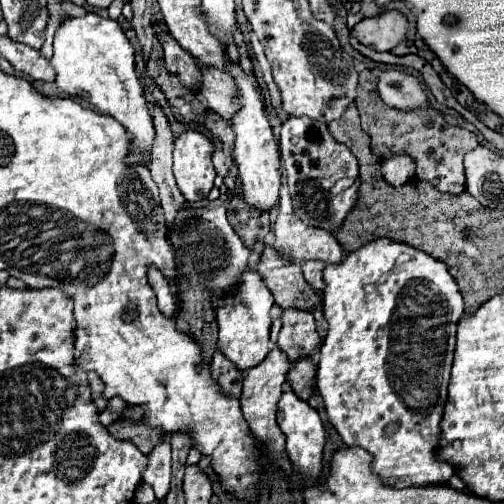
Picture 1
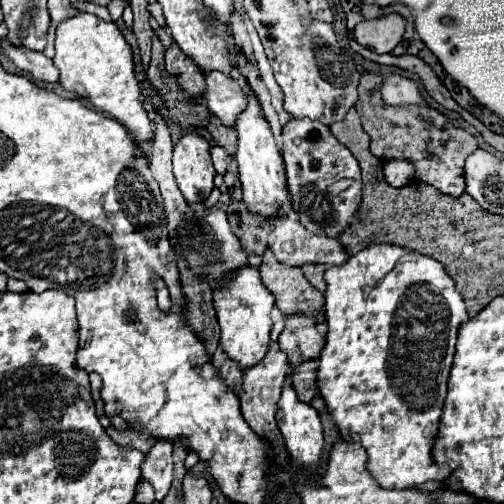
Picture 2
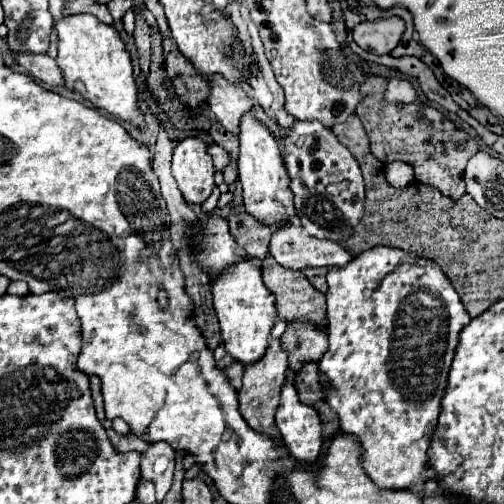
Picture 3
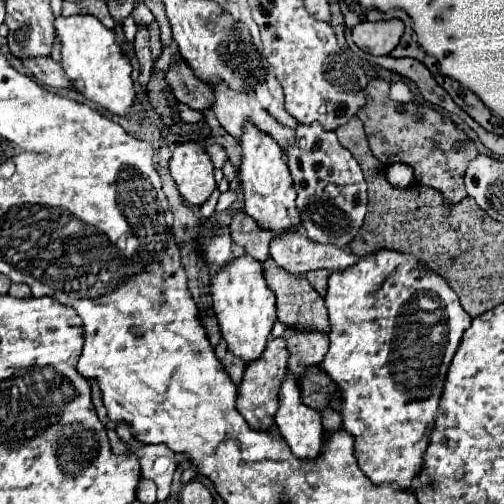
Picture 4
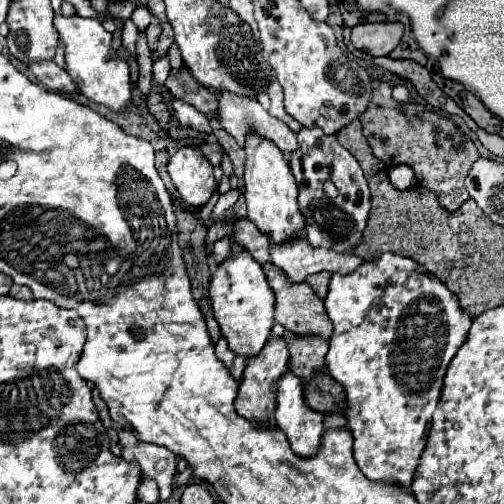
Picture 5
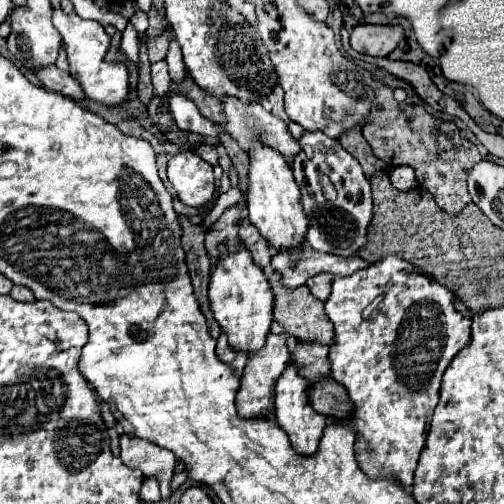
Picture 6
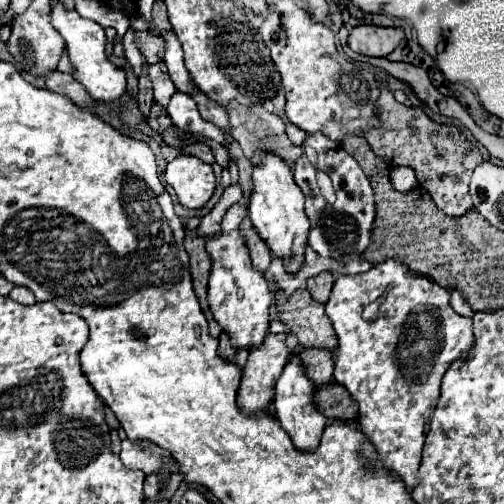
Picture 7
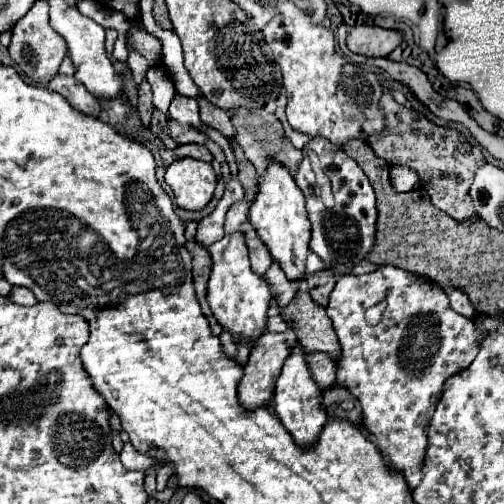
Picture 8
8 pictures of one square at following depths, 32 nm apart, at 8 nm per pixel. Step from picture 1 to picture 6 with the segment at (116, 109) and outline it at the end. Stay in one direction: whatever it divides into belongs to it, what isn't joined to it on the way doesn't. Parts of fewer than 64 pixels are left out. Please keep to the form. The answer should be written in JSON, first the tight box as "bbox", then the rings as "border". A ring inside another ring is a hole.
{"bbox":[52,8,128,106],"border":[[[54,8],[52,24],[64,40],[64,48],[70,62],[70,74],[74,80],[80,82],[86,96],[106,106],[120,106],[128,96],[128,70],[124,64],[106,60],[110,36],[104,32],[102,24],[98,24],[96,20],[84,20],[76,12],[64,14],[62,8]]]}

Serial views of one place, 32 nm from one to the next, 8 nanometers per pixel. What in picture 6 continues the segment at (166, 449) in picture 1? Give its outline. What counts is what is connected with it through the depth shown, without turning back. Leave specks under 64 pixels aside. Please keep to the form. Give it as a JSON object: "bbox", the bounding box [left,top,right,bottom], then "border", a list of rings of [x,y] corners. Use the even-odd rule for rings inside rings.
{"bbox":[120,434,176,498],"border":[[[128,434],[120,436],[120,458],[132,468],[140,468],[144,476],[156,476],[160,482],[162,498],[170,496],[170,478],[174,474],[176,458],[170,450],[164,450],[152,442],[132,438]]]}

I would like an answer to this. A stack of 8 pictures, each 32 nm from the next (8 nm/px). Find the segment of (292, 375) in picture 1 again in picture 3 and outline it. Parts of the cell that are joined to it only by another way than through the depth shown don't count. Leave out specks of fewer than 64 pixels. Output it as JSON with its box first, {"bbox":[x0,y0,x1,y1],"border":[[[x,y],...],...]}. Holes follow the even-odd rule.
{"bbox":[296,364,324,406],"border":[[[306,364],[300,374],[296,374],[296,388],[300,394],[300,400],[308,406],[316,406],[320,400],[324,400],[324,384],[318,370],[318,364]]]}

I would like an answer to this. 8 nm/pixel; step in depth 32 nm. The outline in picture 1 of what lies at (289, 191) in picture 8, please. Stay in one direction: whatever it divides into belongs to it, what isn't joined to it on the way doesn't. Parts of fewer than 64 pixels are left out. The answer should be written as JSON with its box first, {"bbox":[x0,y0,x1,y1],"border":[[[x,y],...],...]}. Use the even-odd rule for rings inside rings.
{"bbox":[230,64,282,212],"border":[[[230,64],[230,74],[234,74],[234,80],[238,84],[242,108],[232,118],[232,128],[236,132],[236,146],[234,146],[234,160],[238,164],[244,200],[262,212],[270,212],[280,202],[280,188],[282,188],[282,170],[280,170],[280,152],[278,142],[272,134],[272,126],[268,122],[268,116],[264,112],[264,100],[250,76],[238,66]]]}

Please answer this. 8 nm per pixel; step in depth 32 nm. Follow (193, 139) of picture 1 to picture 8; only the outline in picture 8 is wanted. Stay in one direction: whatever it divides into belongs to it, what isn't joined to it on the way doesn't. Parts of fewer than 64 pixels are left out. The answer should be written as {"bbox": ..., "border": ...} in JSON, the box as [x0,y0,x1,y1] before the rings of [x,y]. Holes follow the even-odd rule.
{"bbox":[166,158,216,210],"border":[[[192,158],[176,160],[166,168],[166,184],[172,188],[176,206],[184,210],[202,210],[212,200],[216,174],[210,162]]]}

